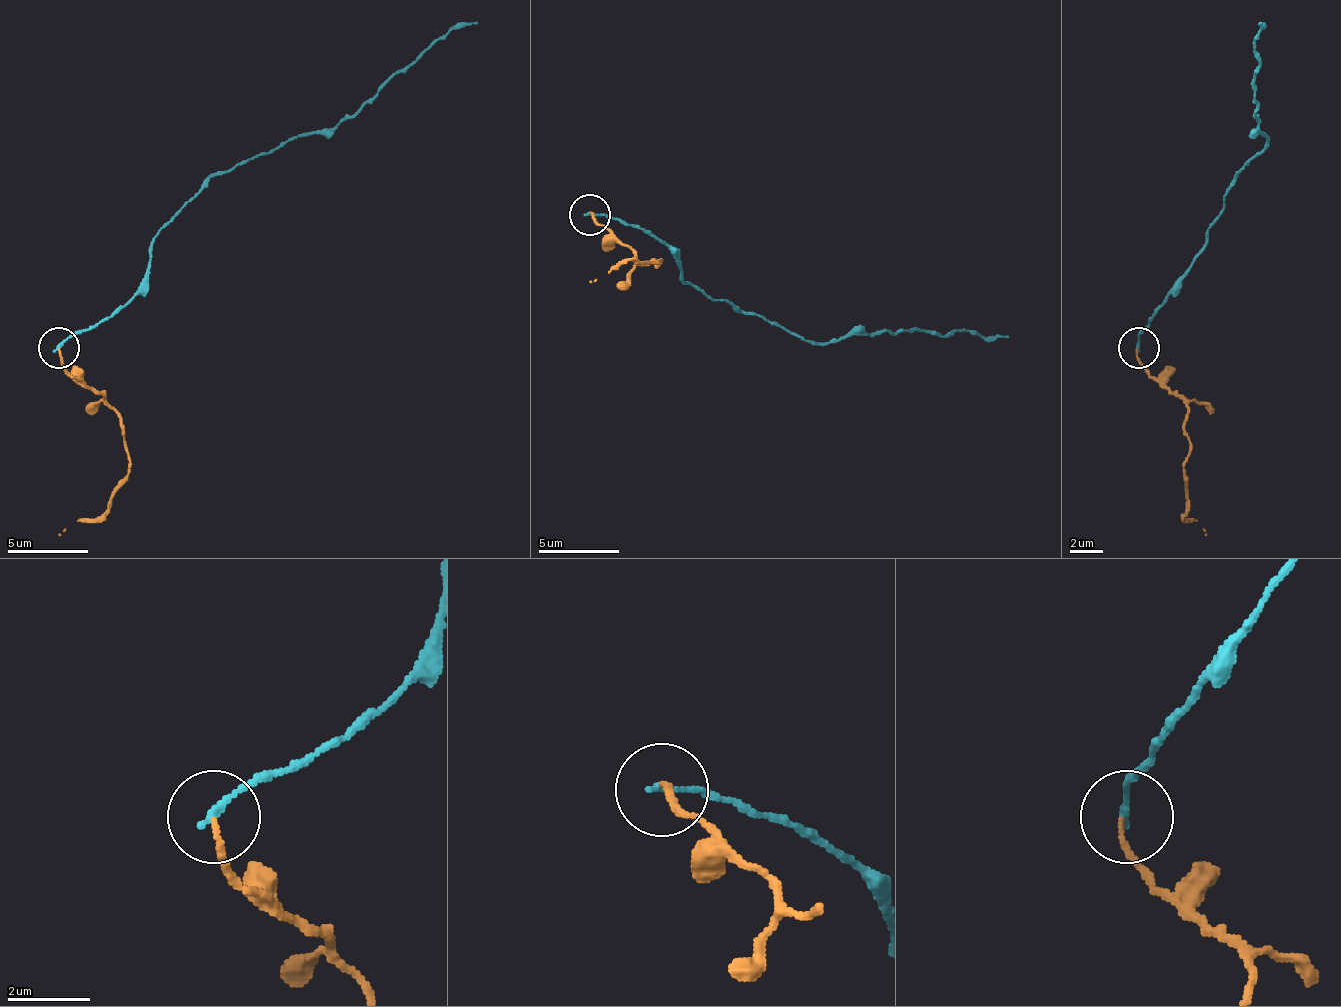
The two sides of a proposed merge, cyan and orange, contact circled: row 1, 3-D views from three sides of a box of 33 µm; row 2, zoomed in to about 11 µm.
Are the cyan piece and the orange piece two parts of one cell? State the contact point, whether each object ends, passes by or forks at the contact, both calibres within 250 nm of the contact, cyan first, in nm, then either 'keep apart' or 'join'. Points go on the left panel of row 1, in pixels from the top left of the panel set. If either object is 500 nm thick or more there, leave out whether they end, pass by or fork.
(59, 348) | cyan ends | orange ends | 160/120 nm | keep apart

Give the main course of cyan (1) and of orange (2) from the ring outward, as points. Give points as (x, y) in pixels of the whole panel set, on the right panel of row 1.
1: (1140, 347), (1148, 318), (1172, 290), (1237, 176), (1265, 147), (1257, 131), (1253, 38), (1261, 21)
2: (1135, 347), (1140, 363), (1188, 412), (1184, 513), (1192, 517), (1205, 533)

